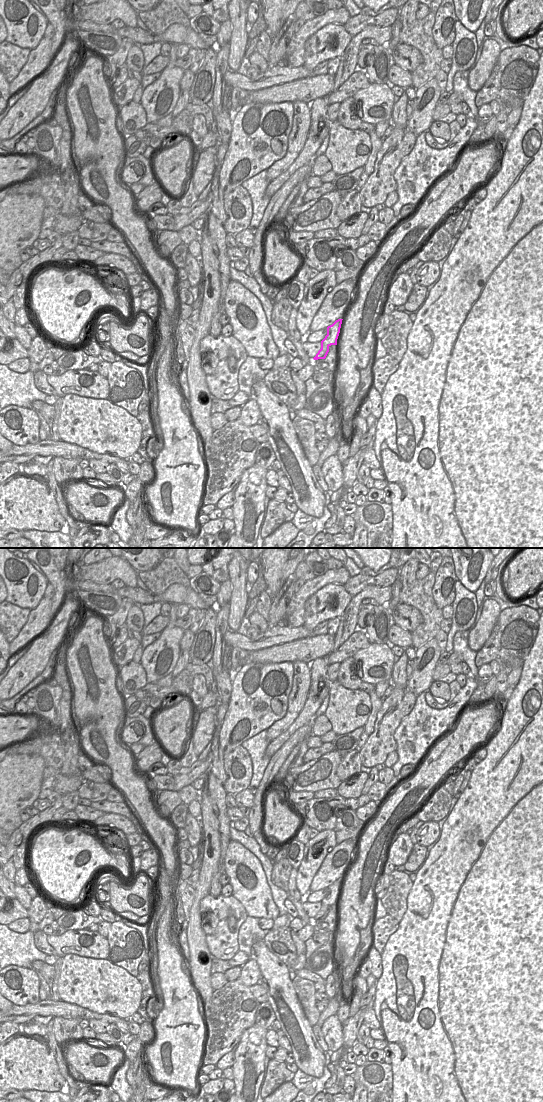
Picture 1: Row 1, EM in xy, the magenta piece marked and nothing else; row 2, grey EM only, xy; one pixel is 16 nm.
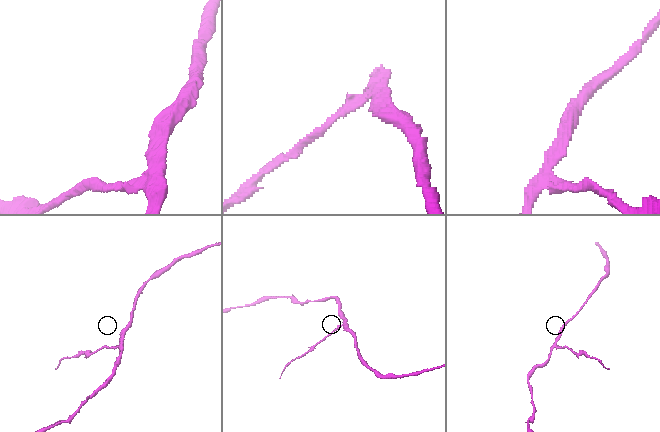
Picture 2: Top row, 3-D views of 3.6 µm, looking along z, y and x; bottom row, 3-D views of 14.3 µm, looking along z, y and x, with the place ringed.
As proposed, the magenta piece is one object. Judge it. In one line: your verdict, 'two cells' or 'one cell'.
two cells

